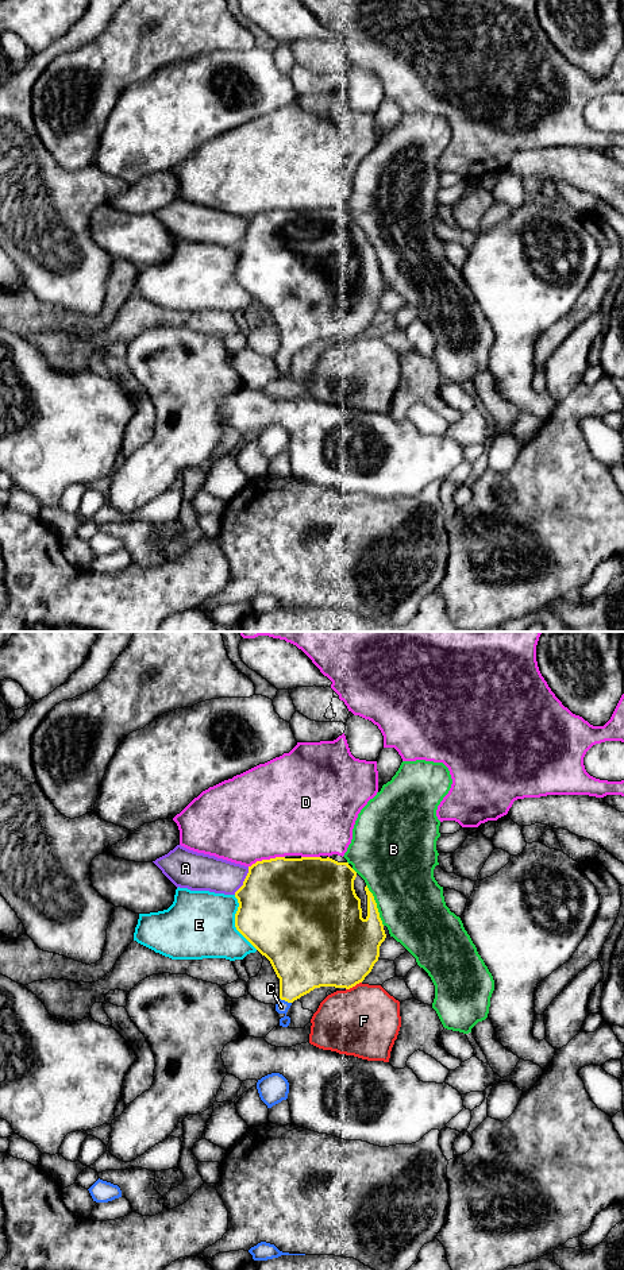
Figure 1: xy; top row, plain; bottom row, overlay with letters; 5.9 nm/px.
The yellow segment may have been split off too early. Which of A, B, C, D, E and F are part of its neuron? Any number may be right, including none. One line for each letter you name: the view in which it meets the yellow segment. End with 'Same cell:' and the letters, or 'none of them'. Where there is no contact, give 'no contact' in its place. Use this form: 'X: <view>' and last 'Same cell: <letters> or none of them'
C: xy
Same cell: C

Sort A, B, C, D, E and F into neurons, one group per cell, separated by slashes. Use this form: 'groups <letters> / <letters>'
groups A / B / C / D / E / F

